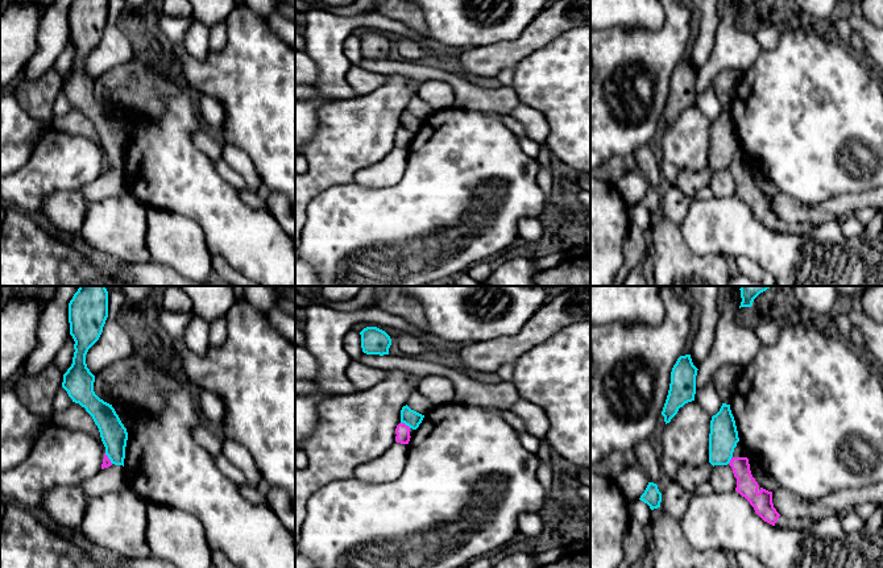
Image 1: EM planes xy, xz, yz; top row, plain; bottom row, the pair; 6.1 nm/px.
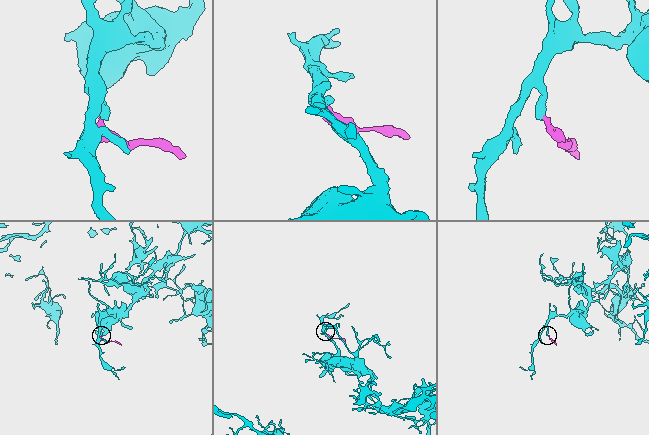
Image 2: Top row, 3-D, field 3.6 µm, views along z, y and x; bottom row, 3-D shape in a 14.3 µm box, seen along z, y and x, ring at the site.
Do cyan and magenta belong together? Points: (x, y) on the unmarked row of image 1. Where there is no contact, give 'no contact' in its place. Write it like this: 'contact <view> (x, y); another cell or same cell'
contact xz (406, 129); another cell

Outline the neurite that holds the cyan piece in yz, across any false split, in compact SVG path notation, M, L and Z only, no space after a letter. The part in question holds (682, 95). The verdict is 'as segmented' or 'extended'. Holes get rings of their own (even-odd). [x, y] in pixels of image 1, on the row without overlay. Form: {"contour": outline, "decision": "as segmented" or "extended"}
{"contour": "M691 59L680 61L671 76L668 100L662 116L666 129L685 108L695 105L697 72Z", "decision": "as segmented"}

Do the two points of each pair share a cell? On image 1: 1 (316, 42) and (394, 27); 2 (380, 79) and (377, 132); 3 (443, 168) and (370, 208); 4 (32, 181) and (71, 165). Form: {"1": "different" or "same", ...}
{"1": "same", "2": "different", "3": "same", "4": "same"}

